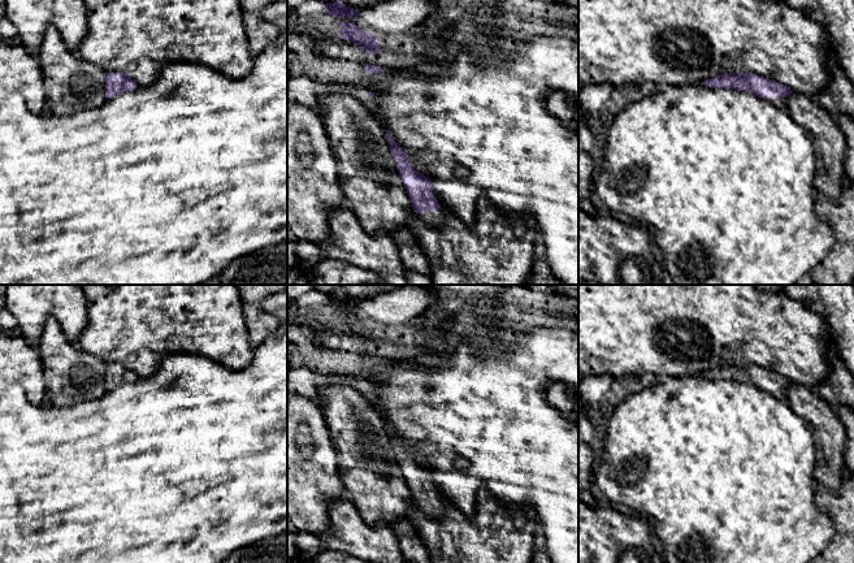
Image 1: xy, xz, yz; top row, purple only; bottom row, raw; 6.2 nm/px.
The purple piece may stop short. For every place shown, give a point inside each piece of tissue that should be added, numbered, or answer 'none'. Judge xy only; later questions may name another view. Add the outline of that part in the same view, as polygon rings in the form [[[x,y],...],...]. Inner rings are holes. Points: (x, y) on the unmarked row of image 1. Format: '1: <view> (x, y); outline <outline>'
none

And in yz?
1: yz (780, 393); outline [[[764,389],[764,391],[768,391],[777,398],[785,399],[785,389]]]

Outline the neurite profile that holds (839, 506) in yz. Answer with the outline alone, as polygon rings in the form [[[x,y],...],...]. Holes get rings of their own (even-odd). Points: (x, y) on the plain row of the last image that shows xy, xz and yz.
[[[845,473],[837,491],[816,484],[815,503],[832,520],[835,534],[812,563],[854,563],[854,473]]]

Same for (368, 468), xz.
[[[335,377],[333,384],[322,387],[321,393],[326,402],[320,408],[337,452],[339,477],[348,501],[368,525],[374,527],[382,523],[391,527],[407,519],[415,501],[396,460],[386,423],[351,377]]]

